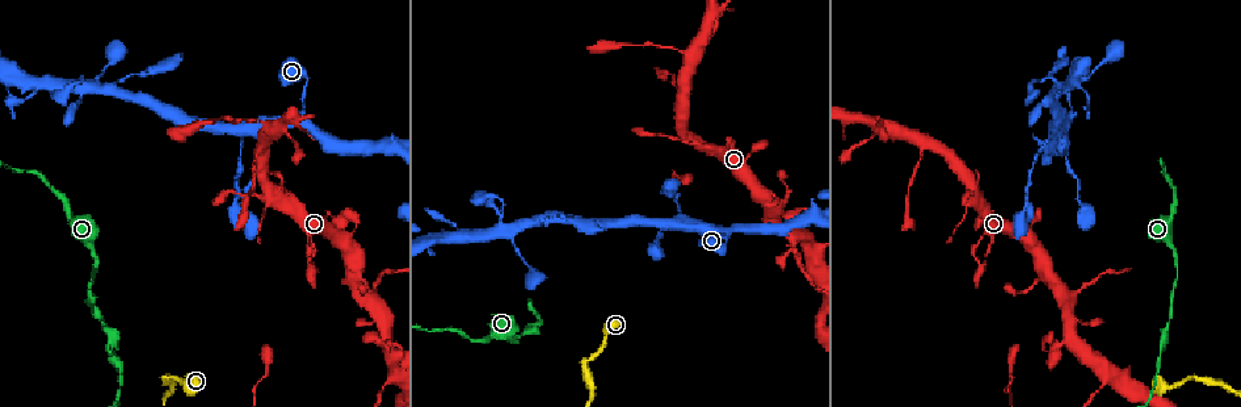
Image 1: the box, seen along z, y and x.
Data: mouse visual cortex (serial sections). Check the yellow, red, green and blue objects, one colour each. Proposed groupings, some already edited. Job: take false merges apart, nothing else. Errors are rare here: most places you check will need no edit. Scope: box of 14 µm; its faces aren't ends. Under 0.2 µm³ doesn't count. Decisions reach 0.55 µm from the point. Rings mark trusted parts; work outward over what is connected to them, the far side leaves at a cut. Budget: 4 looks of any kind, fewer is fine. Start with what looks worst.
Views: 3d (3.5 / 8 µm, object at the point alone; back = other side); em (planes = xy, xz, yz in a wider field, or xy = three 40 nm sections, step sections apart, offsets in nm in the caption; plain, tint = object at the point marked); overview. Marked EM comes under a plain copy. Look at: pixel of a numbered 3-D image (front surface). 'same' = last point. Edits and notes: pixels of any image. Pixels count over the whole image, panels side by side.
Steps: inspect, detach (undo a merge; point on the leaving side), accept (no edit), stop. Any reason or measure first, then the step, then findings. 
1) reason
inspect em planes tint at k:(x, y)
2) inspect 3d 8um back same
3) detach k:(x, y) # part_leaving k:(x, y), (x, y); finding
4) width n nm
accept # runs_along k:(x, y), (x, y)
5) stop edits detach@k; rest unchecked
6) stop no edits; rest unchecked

inspect 3d 3.5um at 1:(718, 235)

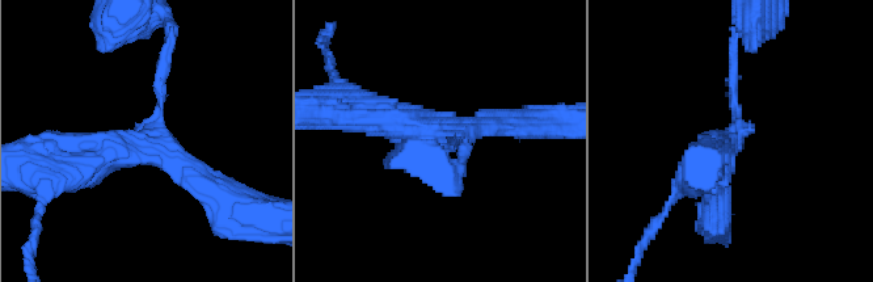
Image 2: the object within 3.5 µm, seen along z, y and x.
arms 3; arm_widths 150, 250, 400 nm
inspect em xy step 2 tint at 2:(732, 131)

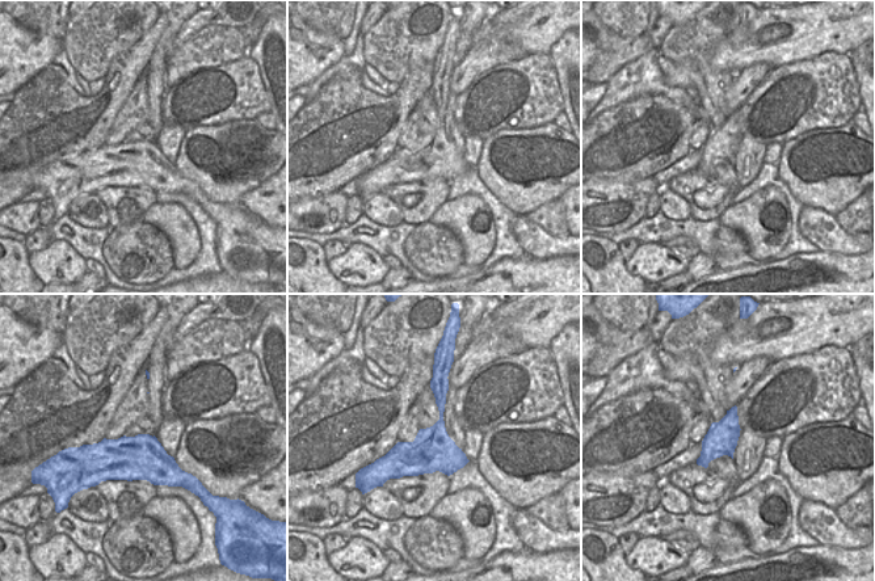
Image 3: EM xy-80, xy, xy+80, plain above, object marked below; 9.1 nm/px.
accept # runs_along 2:(165, 47), (157, 125), (77, 164); continuous, no second cell

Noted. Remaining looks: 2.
calibre changes
inspect 3d 3.5um at 1:(92, 250)

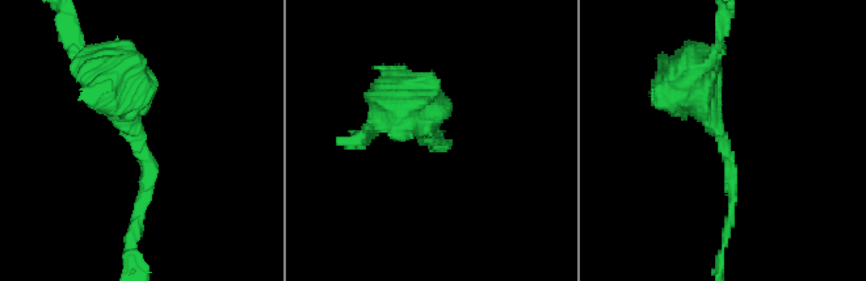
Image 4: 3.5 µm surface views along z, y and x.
shape alone is not enough
inspect em xy step 5 tint at 4:(136, 145)

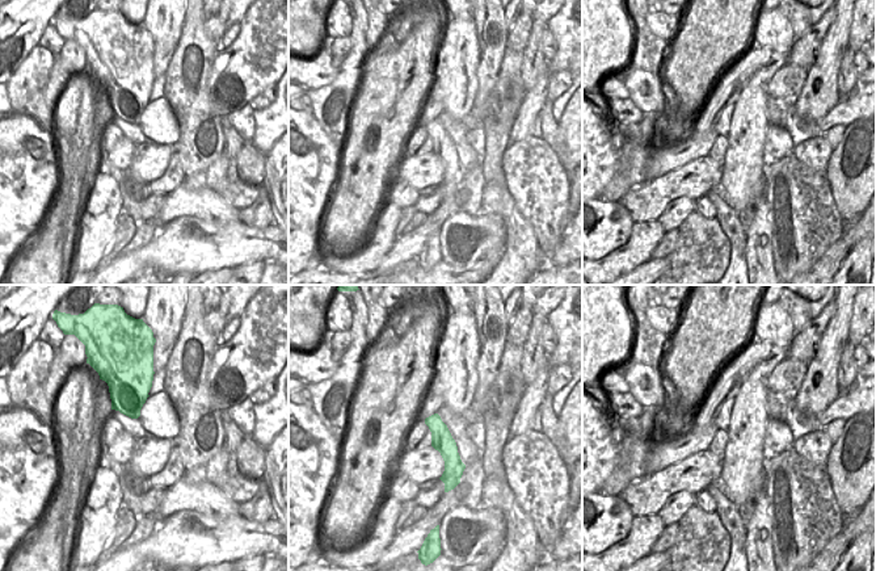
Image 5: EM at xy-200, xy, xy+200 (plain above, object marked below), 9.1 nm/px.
accept # runs_along 5:(434, 418), (450, 454), (447, 487); all the same cell

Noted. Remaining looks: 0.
stop no edits; rest unchecked

